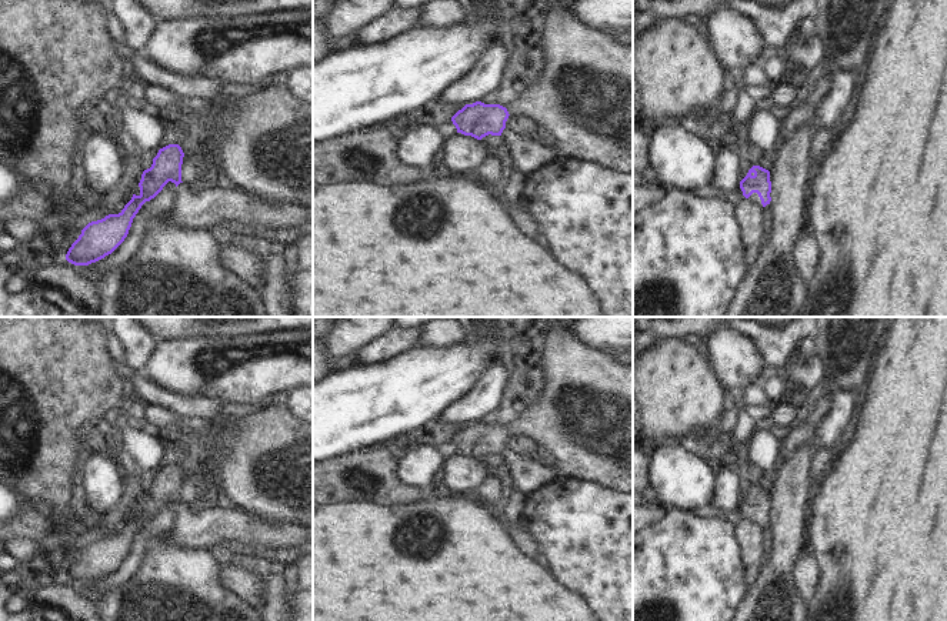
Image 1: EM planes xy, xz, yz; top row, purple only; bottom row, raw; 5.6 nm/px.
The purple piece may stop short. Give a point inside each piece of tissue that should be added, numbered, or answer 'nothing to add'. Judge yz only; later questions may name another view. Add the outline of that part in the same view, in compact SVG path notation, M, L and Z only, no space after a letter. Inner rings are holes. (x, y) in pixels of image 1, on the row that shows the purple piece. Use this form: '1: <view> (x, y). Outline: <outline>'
nothing to add

